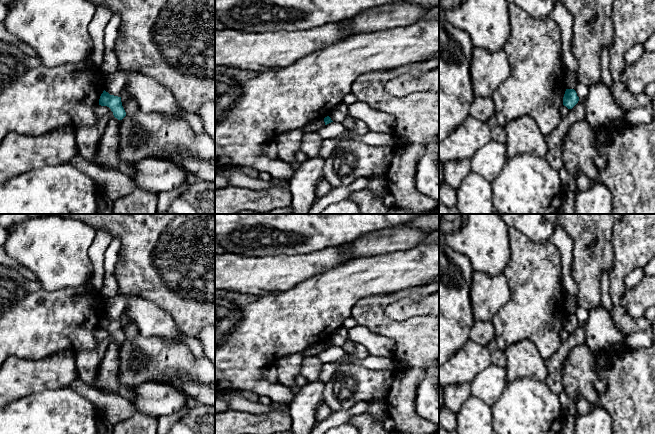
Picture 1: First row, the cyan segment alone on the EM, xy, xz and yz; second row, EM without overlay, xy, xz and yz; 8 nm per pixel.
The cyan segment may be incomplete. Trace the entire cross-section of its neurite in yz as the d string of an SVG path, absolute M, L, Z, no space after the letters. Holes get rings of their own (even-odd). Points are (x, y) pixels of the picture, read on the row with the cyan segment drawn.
M566 89L563 97L563 105L572 109L579 101L579 97L574 89Z

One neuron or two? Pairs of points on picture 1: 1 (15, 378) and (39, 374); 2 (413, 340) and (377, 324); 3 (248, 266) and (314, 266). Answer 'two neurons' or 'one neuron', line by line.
1: one neuron
2: one neuron
3: one neuron

